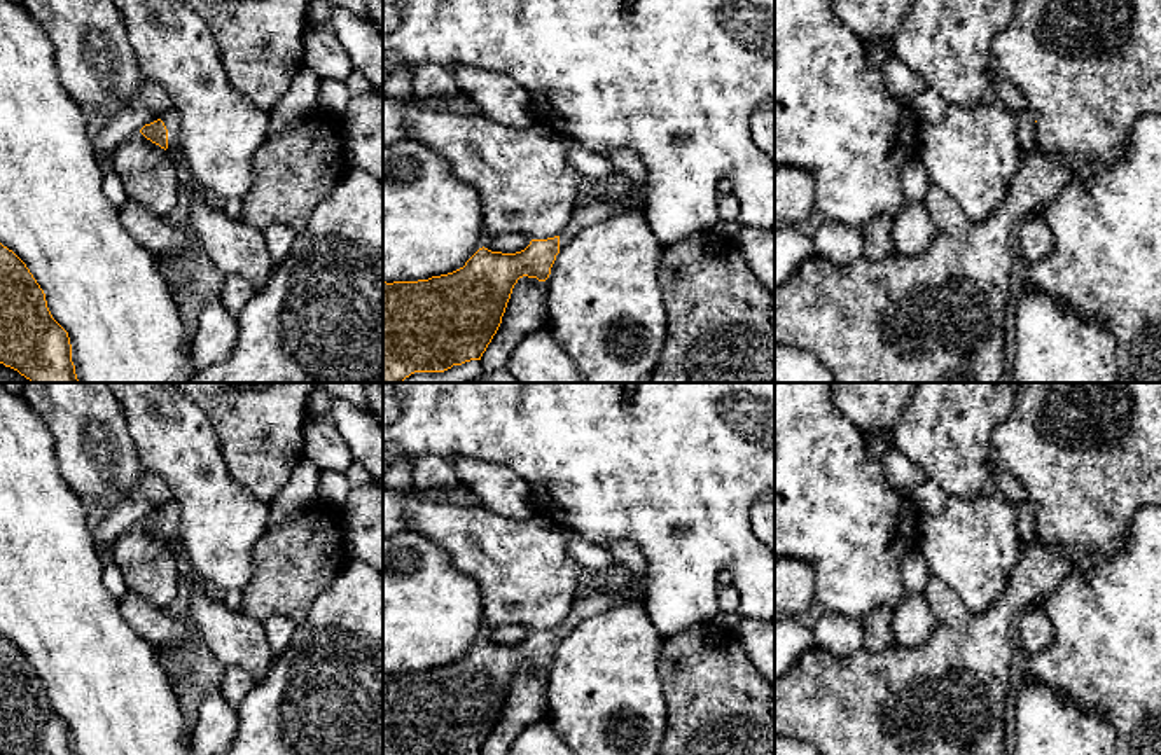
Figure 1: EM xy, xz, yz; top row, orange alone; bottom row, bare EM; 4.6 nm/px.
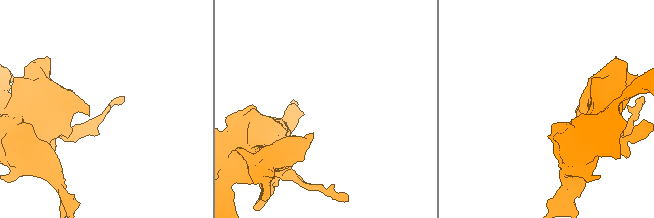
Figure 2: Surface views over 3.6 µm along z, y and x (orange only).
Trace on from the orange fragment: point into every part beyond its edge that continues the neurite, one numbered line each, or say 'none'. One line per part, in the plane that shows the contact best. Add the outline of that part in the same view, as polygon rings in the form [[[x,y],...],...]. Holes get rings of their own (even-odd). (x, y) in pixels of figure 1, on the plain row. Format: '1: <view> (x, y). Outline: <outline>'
1: xy (170, 509). Outline: [[[170,500],[161,507],[161,512],[164,514],[168,521],[168,544],[177,544],[180,537],[180,507],[177,502]]]

